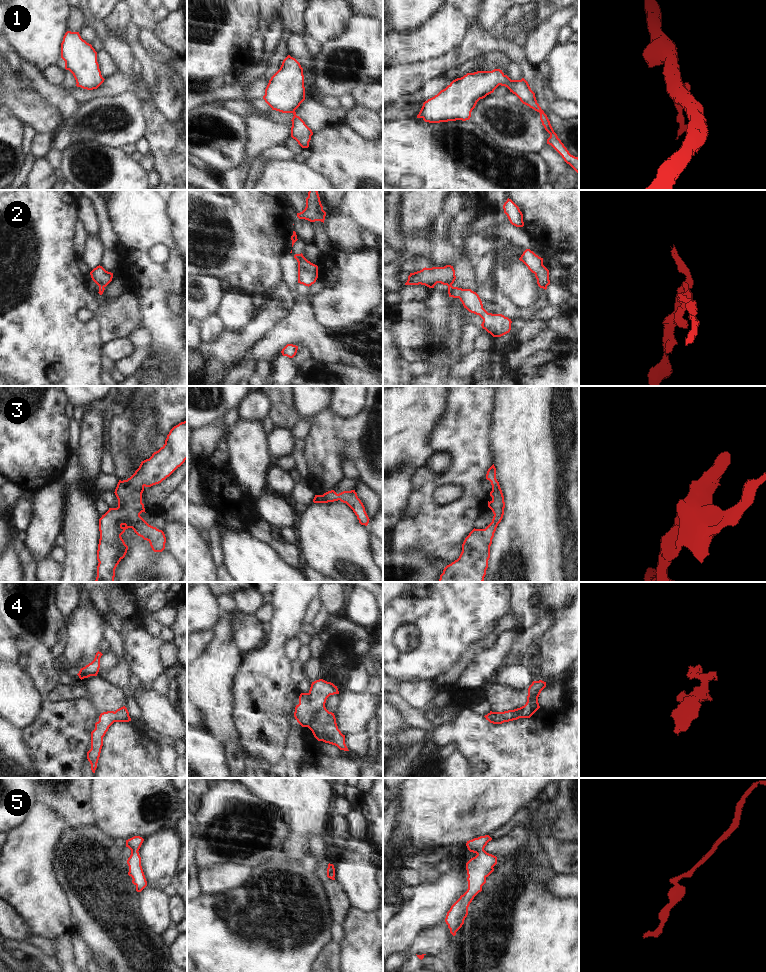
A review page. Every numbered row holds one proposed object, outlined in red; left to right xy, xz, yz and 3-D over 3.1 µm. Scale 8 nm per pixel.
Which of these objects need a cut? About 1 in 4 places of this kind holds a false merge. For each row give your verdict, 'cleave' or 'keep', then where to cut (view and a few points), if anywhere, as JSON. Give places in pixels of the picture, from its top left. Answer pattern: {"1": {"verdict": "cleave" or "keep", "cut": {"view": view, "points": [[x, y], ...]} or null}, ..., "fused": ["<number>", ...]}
{"1": {"verdict": "keep", "cut": null}, "2": {"verdict": "cleave", "cut": {"view": "yz", "points": [[451, 284], [447, 285]]}}, "3": {"verdict": "keep", "cut": null}, "4": {"verdict": "keep", "cut": null}, "5": {"verdict": "keep", "cut": null}, "fused": ["2"]}

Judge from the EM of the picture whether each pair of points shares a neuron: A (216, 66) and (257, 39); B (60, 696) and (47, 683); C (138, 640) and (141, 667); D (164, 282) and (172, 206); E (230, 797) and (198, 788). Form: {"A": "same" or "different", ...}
{"A": "different", "B": "different", "C": "same", "D": "different", "E": "different"}

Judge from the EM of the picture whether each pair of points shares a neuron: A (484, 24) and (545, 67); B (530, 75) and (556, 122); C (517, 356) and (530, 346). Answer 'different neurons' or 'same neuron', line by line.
A: different neurons
B: same neuron
C: same neuron

